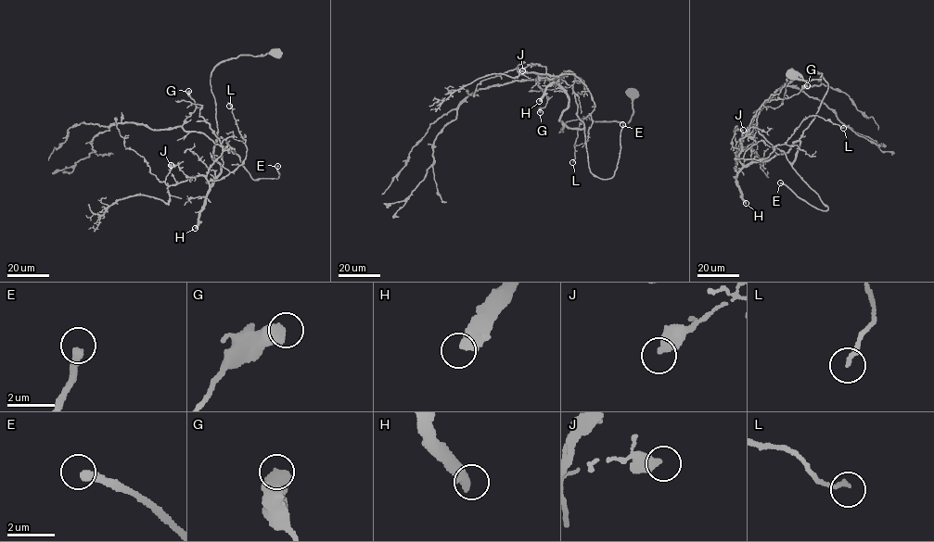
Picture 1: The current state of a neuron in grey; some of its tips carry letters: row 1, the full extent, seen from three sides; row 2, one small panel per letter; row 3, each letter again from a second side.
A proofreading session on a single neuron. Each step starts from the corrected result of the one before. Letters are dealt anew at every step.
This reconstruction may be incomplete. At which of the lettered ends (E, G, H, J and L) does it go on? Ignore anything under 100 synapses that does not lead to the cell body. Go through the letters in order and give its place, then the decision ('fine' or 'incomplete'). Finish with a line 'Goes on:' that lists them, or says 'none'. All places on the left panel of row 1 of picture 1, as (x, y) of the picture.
E: place (277, 166); incomplete
G: place (188, 91); fine
H: place (195, 228); incomplete
J: place (171, 165); fine
L: place (229, 106); fine
Goes on: E, H

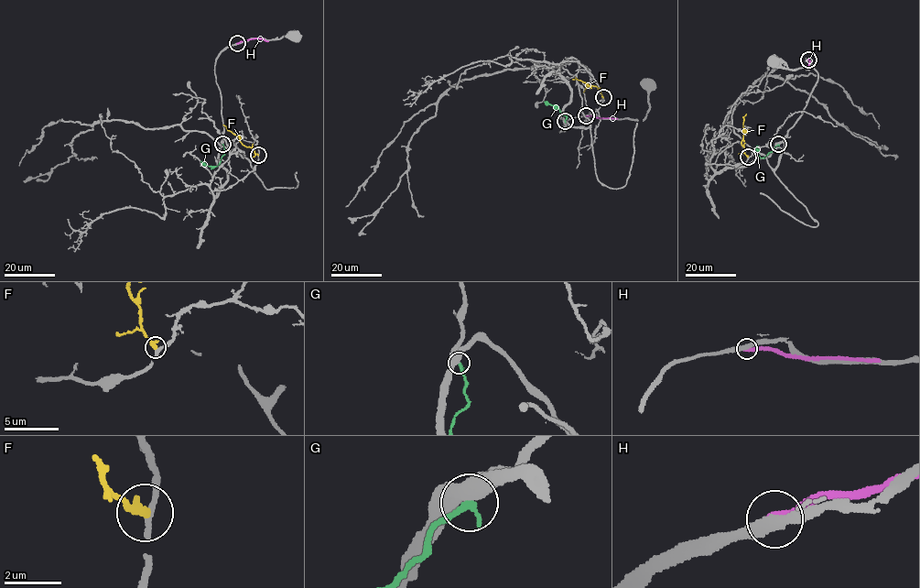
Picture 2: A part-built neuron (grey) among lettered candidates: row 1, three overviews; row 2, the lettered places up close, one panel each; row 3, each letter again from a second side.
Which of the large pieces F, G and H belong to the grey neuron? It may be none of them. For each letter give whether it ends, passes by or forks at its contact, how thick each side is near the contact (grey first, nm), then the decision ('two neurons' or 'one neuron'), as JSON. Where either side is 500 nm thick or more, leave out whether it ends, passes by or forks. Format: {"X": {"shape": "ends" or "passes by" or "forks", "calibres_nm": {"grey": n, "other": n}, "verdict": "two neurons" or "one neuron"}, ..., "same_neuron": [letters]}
{"F": {"shape": "ends", "calibres_nm": {"grey": 190, "other": 300}, "verdict": "two neurons"}, "G": {"calibres_nm": {"grey": 550, "other": 240}, "verdict": "two neurons"}, "H": {"shape": "ends", "calibres_nm": {"grey": 320, "other": 320}, "verdict": "two neurons"}, "same_neuron": []}

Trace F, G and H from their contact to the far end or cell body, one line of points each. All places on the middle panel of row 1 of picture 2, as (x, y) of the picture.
F: (602, 97), (596, 86), (572, 79)
G: (565, 121), (567, 116), (545, 102)
H: (586, 115), (617, 118)

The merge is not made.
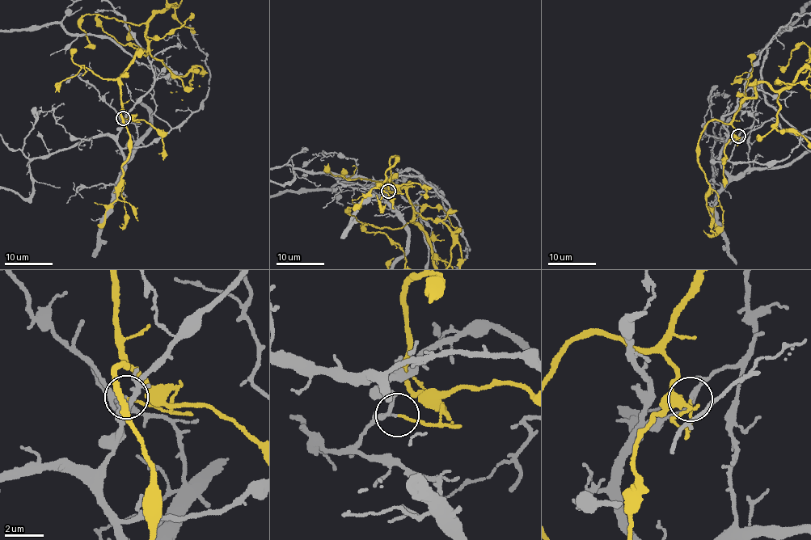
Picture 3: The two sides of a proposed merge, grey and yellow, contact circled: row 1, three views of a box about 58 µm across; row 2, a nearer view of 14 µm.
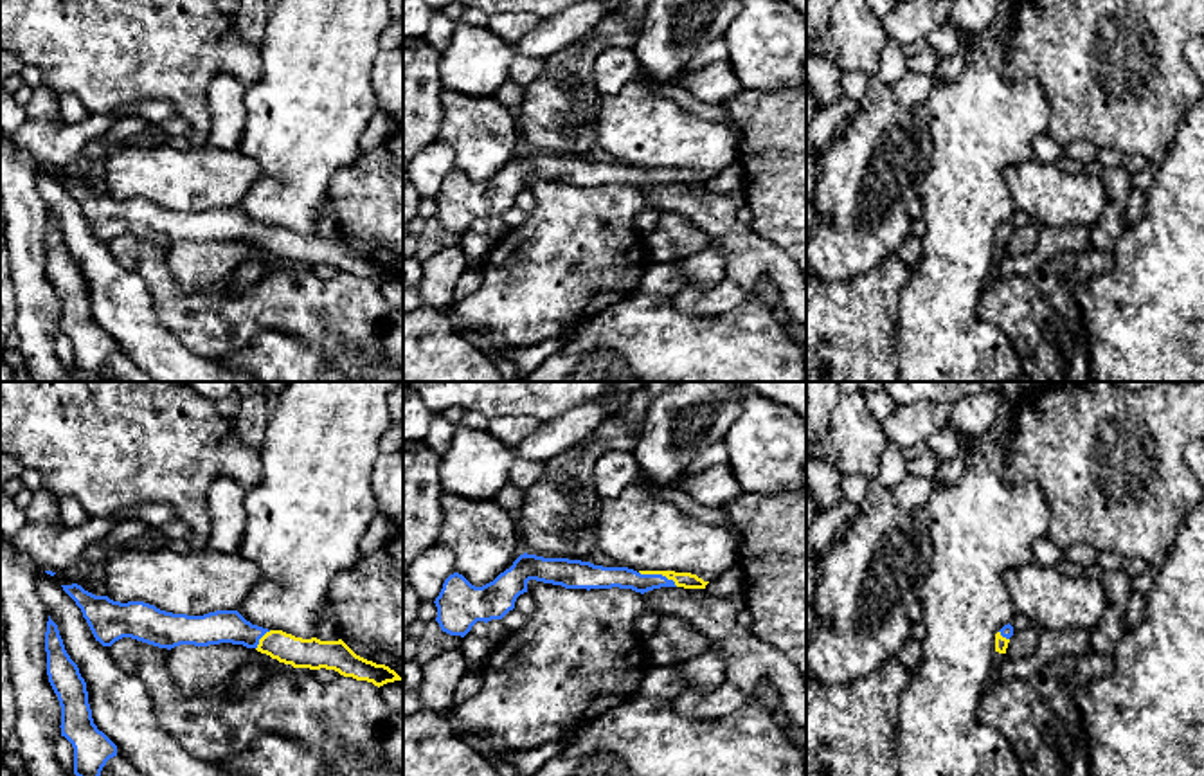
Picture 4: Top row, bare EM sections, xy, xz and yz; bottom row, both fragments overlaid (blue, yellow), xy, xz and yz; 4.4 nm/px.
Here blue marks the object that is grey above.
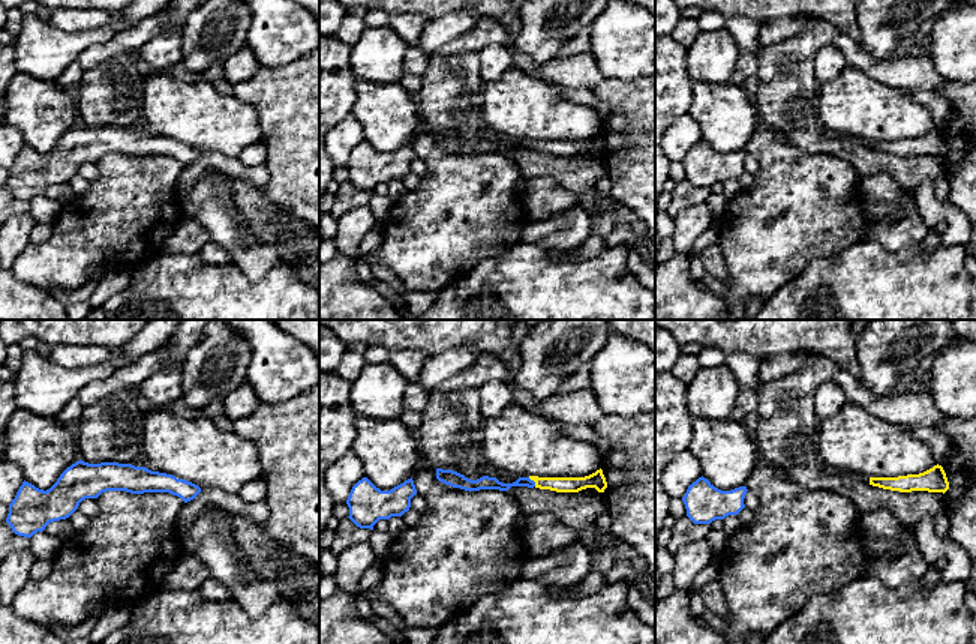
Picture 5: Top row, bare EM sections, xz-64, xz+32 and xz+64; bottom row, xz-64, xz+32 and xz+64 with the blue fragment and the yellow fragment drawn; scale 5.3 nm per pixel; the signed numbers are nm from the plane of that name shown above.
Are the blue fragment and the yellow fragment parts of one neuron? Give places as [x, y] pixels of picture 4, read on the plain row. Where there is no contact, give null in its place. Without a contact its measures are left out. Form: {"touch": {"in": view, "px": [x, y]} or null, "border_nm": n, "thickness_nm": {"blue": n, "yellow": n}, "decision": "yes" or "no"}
{"touch": {"in": "xz", "px": [659, 171]}, "border_nm": 190, "thickness_nm": {"blue": 100, "yellow": 70}, "decision": "no"}

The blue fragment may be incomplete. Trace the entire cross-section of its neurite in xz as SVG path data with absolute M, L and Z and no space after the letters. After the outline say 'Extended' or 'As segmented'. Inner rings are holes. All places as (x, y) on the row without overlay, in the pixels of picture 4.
M520 151L509 166L493 178L475 184L463 171L450 171L436 194L441 227L464 234L477 218L502 216L515 205L520 191L527 189L527 178L562 182L565 185L632 185L648 189L660 184L677 184L662 171L641 171L628 164L603 164L569 155L544 155Z. As segmented

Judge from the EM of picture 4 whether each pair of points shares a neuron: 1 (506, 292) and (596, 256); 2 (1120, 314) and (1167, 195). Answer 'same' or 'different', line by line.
1: same
2: same

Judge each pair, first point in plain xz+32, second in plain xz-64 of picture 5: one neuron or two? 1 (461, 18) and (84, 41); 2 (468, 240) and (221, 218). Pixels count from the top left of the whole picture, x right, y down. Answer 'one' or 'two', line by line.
1: one
2: two

